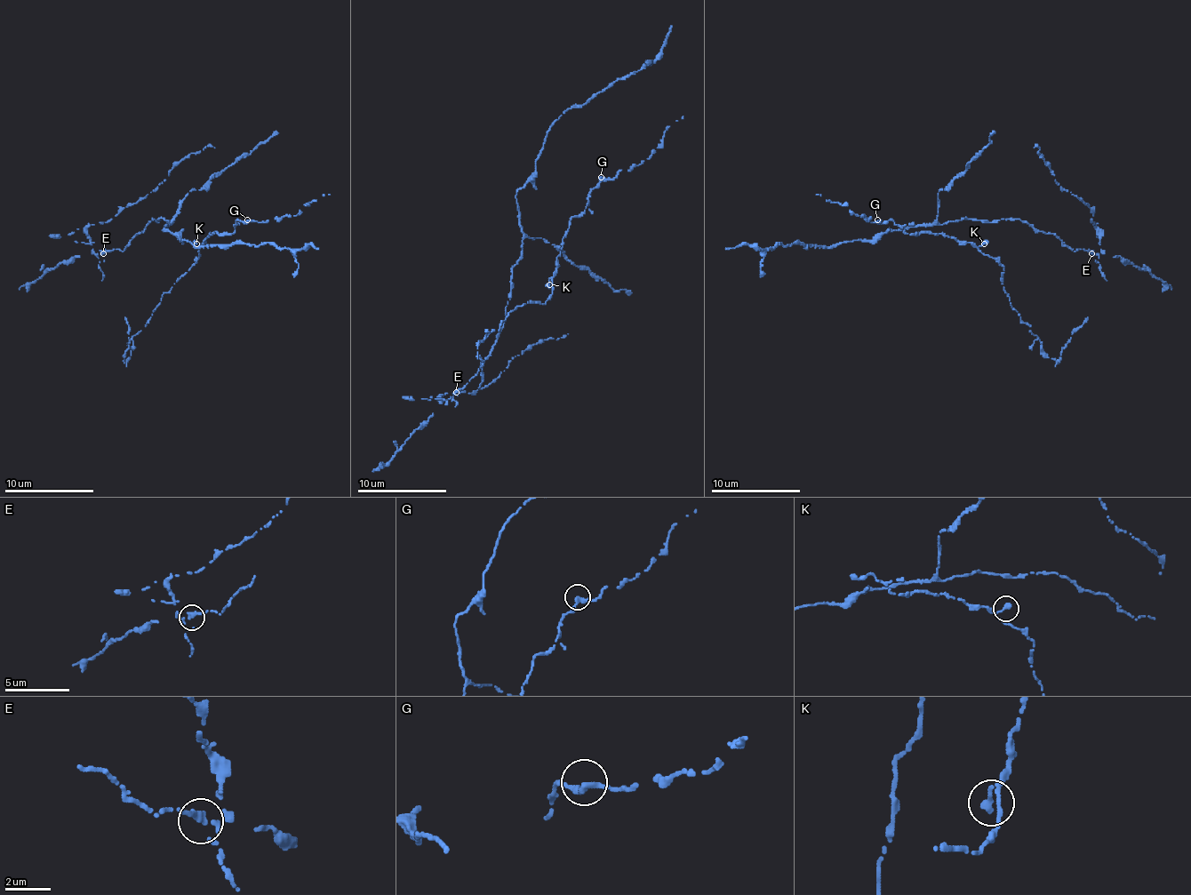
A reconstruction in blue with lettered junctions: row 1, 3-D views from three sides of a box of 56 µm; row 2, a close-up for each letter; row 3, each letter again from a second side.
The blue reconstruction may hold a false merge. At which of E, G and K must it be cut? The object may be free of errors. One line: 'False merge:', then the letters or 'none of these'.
False merge: E

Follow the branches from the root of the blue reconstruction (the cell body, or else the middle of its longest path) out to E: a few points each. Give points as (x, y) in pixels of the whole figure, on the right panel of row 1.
E: (973, 219), (988, 221), (1019, 219), (1038, 230), (1053, 233), (1074, 251), (1083, 249), (1091, 253)

